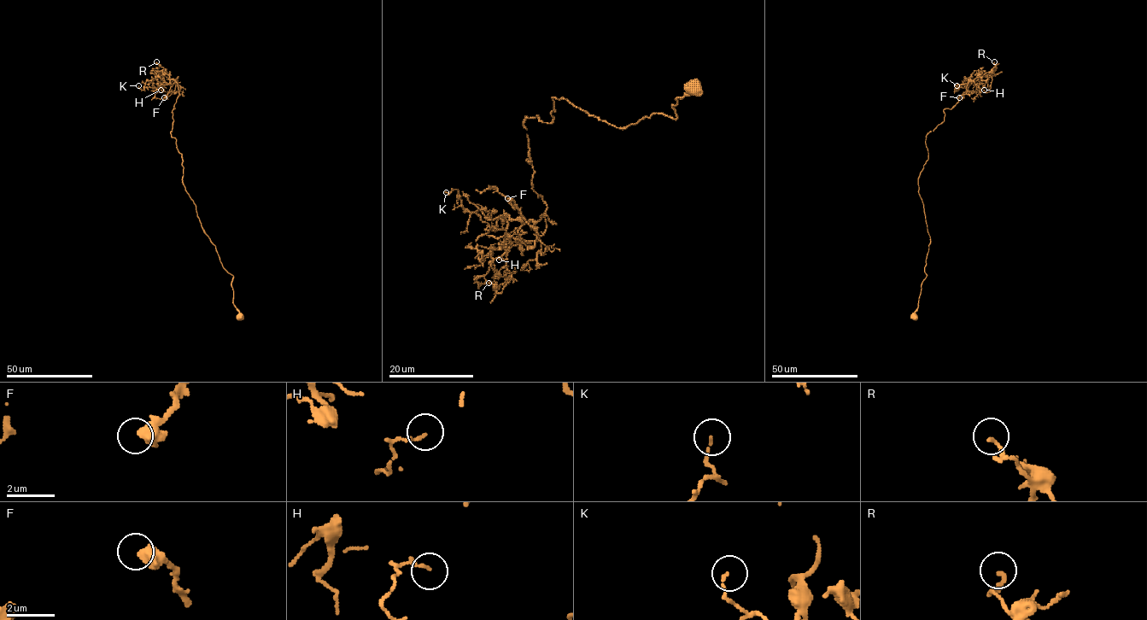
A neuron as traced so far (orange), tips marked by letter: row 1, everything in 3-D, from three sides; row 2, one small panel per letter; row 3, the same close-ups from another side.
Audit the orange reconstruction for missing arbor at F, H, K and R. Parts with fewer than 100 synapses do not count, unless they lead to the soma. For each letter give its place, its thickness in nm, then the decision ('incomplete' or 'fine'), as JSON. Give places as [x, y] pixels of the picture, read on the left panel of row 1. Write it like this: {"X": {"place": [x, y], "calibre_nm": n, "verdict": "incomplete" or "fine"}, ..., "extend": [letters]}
{"F": {"place": [164, 97], "calibre_nm": 400, "verdict": "fine"}, "H": {"place": [160, 90], "calibre_nm": 140, "verdict": "fine"}, "K": {"place": [138, 85], "calibre_nm": 100, "verdict": "fine"}, "R": {"place": [156, 61], "calibre_nm": 150, "verdict": "fine"}, "extend": []}

